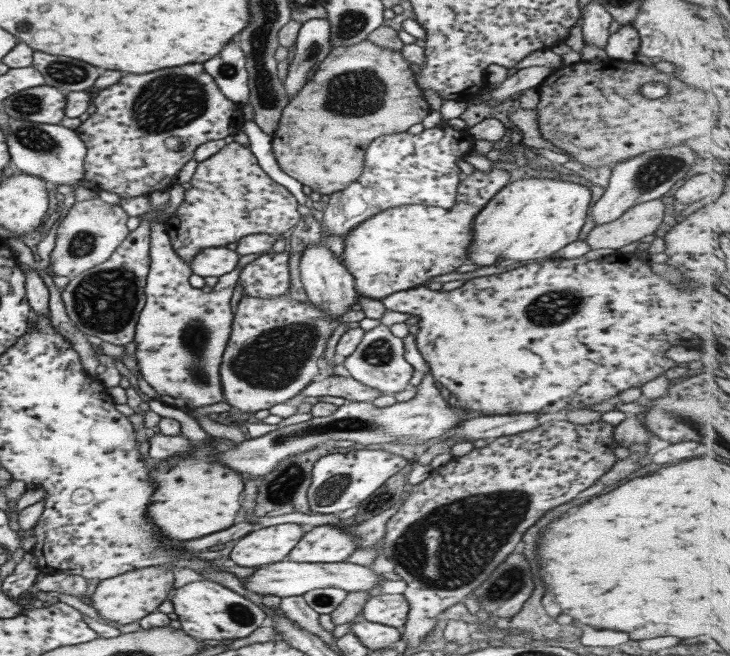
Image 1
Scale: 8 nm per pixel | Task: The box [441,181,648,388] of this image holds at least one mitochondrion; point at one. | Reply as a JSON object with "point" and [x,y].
{"point":[552,308]}

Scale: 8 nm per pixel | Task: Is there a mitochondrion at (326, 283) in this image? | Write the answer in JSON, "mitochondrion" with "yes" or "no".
{"mitochondrion":"no"}

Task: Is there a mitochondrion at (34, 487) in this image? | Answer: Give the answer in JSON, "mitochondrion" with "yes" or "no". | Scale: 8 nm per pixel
{"mitochondrion":"no"}

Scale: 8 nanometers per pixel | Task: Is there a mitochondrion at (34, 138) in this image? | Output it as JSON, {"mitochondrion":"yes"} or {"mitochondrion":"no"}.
{"mitochondrion":"yes"}

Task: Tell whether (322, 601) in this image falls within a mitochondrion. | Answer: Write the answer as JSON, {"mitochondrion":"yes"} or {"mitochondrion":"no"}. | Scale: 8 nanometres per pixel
{"mitochondrion":"yes"}

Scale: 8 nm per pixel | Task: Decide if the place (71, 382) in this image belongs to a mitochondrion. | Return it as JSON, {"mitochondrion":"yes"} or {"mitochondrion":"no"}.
{"mitochondrion":"no"}

